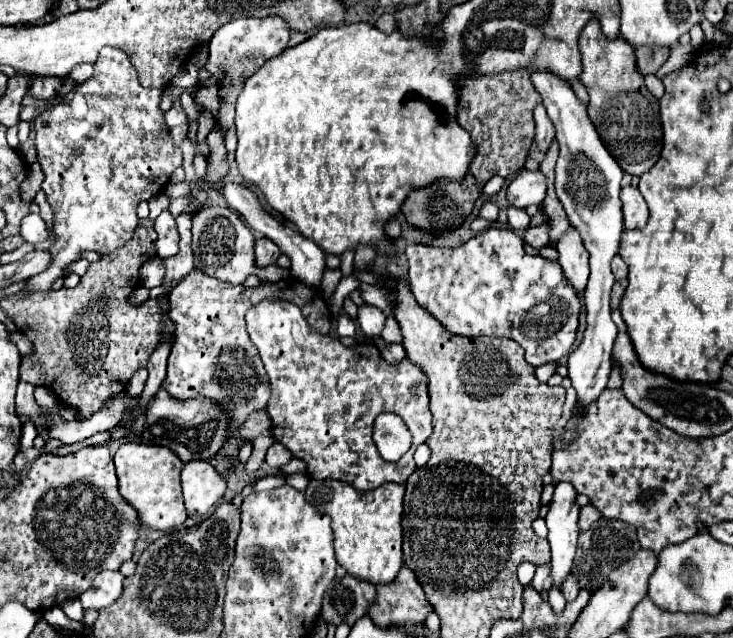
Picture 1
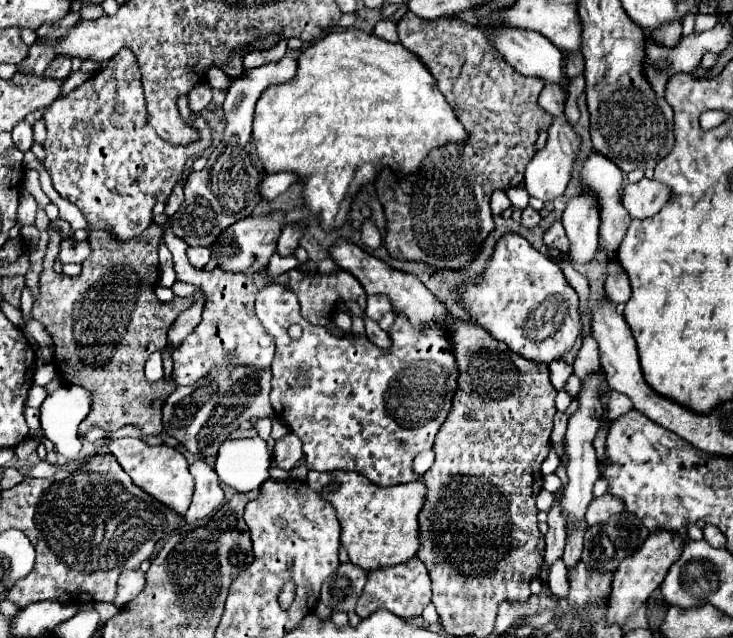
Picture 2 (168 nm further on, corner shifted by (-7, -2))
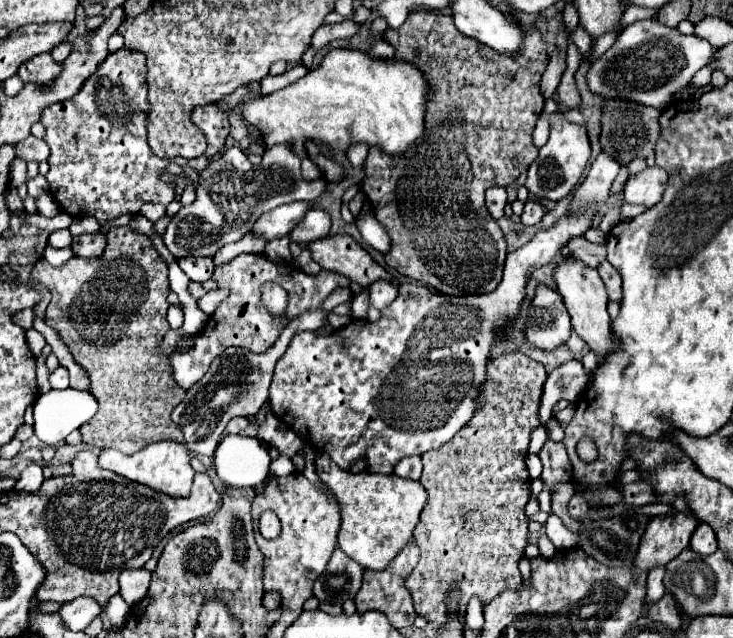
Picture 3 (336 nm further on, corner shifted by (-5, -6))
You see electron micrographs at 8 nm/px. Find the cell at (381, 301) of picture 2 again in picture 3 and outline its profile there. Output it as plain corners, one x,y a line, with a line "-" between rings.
376,281
368,287
368,291
370,291
370,305
376,309
388,307
398,295
398,287
388,281

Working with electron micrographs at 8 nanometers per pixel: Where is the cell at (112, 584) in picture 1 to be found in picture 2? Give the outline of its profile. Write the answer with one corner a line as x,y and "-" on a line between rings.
140,569
136,571
122,571
120,579
118,579
118,597
114,601
114,605
124,607
128,601
132,601
146,585
144,573

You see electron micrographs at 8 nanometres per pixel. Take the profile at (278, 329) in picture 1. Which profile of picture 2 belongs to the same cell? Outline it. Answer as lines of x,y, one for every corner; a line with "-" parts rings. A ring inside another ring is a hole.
268,283
258,295
256,295
256,315
262,321
262,325
266,327
266,331
276,339
276,355
272,361
272,393
270,393
270,401
272,401
272,409
276,413
276,417
290,427
292,433
296,433
302,443
304,443
304,455
306,455
306,467
308,469
316,469
316,471
336,471
336,469
346,469
346,471
356,471
364,477
368,477
372,483
376,485
396,485
396,483
406,483
412,479
418,479
416,473
412,471
412,459
424,451
424,449
432,449
434,437
438,433
438,429
442,427
442,423
446,421
450,409
452,409
452,397
458,389
458,365
456,365
456,357
454,357
454,347
452,347
452,339
450,331
442,325
442,323
428,323
424,327
416,327
408,321
408,317
404,313
396,313
394,325
390,327
392,333
392,349
380,349
376,343
372,343
368,337
334,337
330,335
324,327
312,325
306,319
302,319
300,315
300,305
296,299
296,293
292,293
290,289
286,289
280,283
-
298,323
304,331
300,339
290,339
288,337
288,327

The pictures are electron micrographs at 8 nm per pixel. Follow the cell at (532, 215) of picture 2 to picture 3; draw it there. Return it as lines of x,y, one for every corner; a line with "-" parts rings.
530,199
526,205
524,205
524,213
522,213
522,223
524,225
536,225
546,213
546,207
540,203
540,201
534,201

